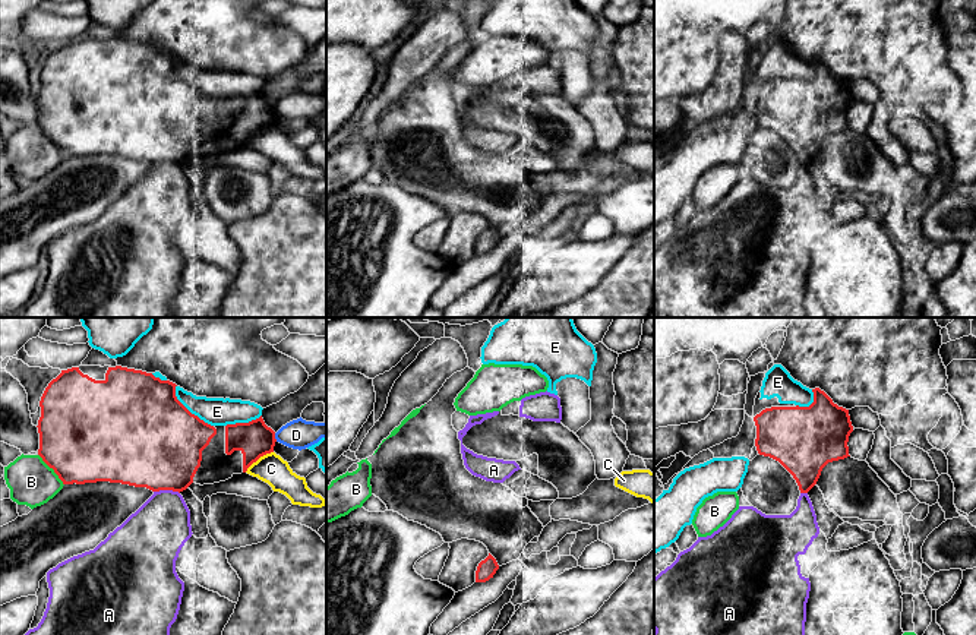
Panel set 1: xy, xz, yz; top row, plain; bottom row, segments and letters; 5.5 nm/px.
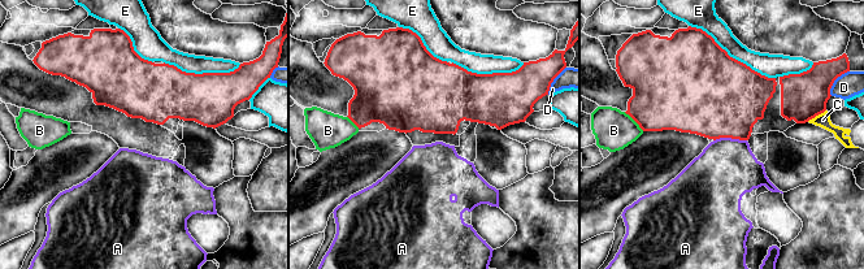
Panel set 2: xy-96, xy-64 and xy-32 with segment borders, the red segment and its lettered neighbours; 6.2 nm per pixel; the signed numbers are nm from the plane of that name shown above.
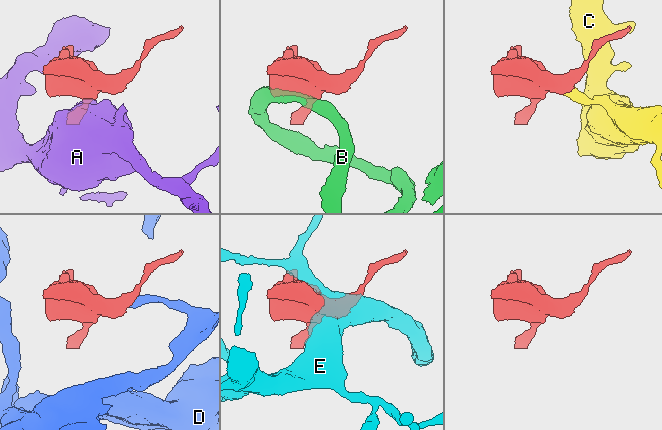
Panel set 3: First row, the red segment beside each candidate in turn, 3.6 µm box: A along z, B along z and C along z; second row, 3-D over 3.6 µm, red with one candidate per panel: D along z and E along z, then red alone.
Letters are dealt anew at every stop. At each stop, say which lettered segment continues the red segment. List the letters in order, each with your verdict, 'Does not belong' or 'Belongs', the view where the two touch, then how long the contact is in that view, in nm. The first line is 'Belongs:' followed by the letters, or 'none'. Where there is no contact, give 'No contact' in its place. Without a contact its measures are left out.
Belongs: none
A: Does not belong. Touches red in xy. Shared border 140 nm
B: Does not belong. Touches red in xy. Shared border 220 nm
C: Does not belong. Touches red in xy. Shared border 200 nm
D: Does not belong. Touches red in xy. Shared border 50 nm
E: Does not belong. Touches red in xy. Shared border 300 nm

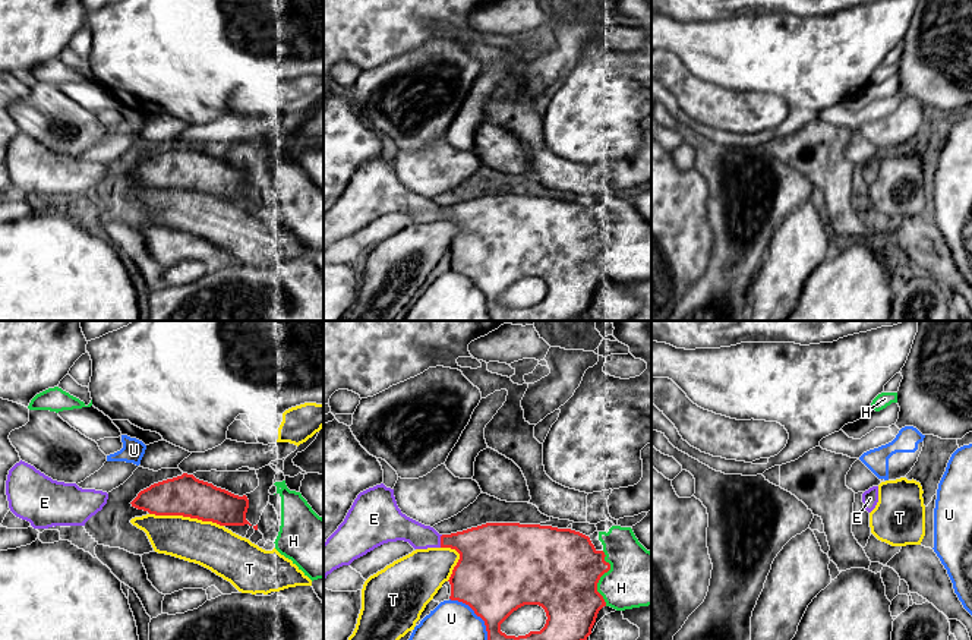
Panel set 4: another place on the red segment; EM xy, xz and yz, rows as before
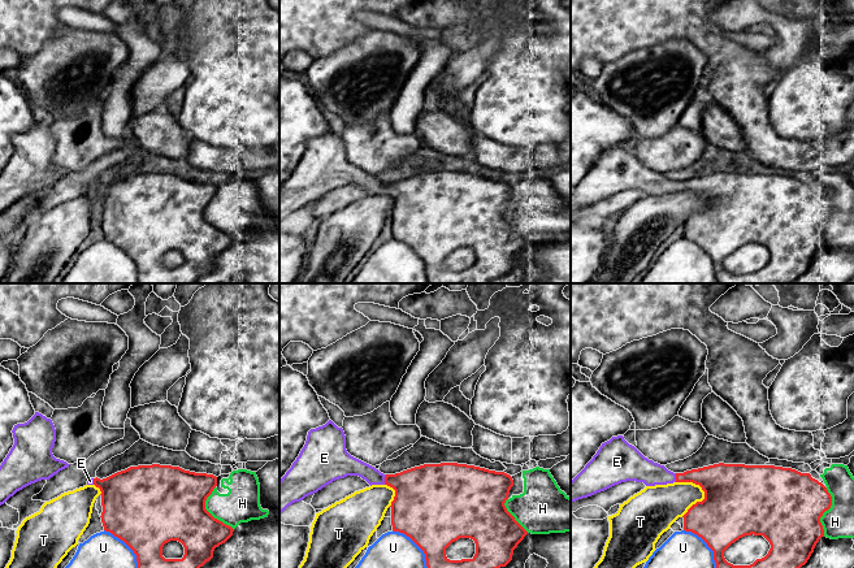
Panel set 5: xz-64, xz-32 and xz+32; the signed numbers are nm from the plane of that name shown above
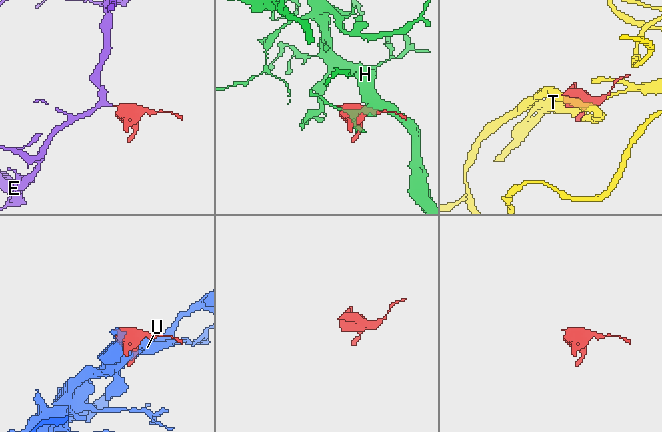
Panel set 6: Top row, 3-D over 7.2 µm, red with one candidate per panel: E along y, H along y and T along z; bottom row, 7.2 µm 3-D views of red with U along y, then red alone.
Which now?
Belongs: E
E: Belongs. Touches red in xz. Shared border 70 nm
H: Does not belong. Touches red in xz. Shared border 300 nm
T: Does not belong. Touches red in xy. Shared border 420 nm
U: Does not belong. Touches red in xz. Shared border 320 nm

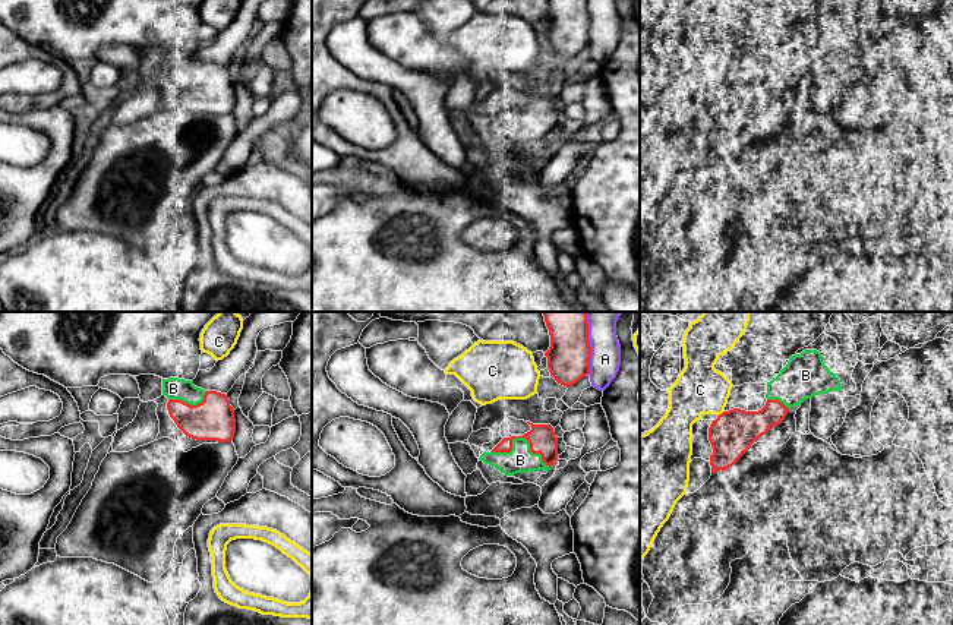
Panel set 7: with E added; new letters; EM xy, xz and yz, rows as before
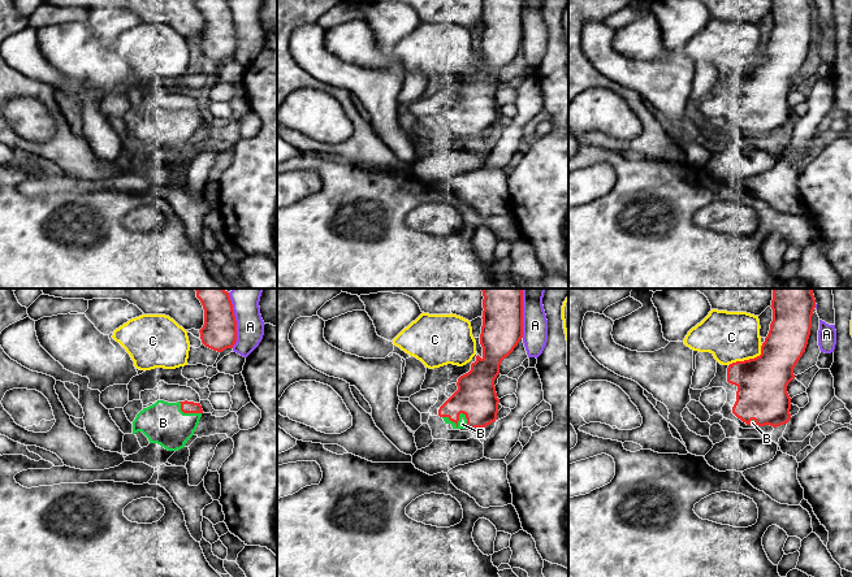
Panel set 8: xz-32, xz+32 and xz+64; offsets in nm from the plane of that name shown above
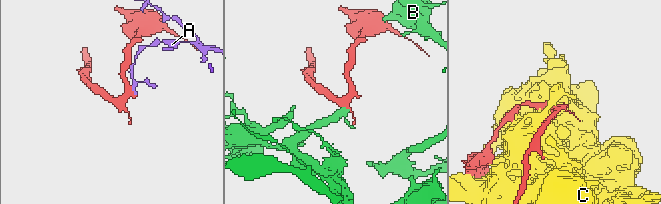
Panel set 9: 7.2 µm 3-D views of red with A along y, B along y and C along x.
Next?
Belongs: B
A: Does not belong. Touches red in xz. Shared border 340 nm
B: Belongs. Touches red in xz. Shared border 340 nm
C: Does not belong. Touches red in yz. Shared border 50 nm

